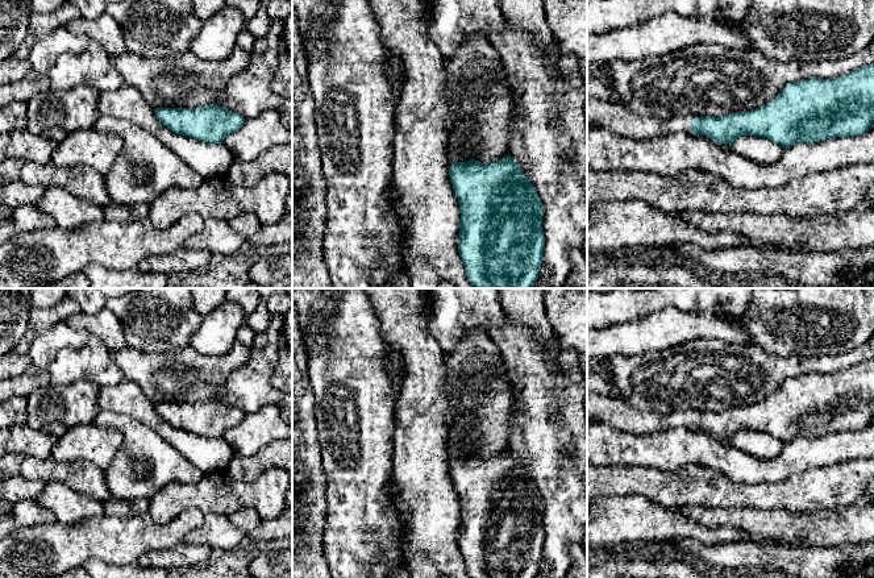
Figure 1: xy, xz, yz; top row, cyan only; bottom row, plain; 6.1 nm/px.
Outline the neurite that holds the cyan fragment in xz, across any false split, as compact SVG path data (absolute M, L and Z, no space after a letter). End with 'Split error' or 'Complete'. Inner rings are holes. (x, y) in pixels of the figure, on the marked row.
M511 154L488 165L454 162L449 178L459 203L458 253L467 280L476 288L530 288L544 261L544 208L519 163Z. Complete

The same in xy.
M216 103L199 108L158 108L157 118L176 134L201 142L222 144L225 137L240 129L245 118Z. Complete

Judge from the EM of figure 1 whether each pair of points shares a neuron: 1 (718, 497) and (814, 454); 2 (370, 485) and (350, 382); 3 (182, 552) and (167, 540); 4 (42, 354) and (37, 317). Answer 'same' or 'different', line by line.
1: different
2: same
3: different
4: different

